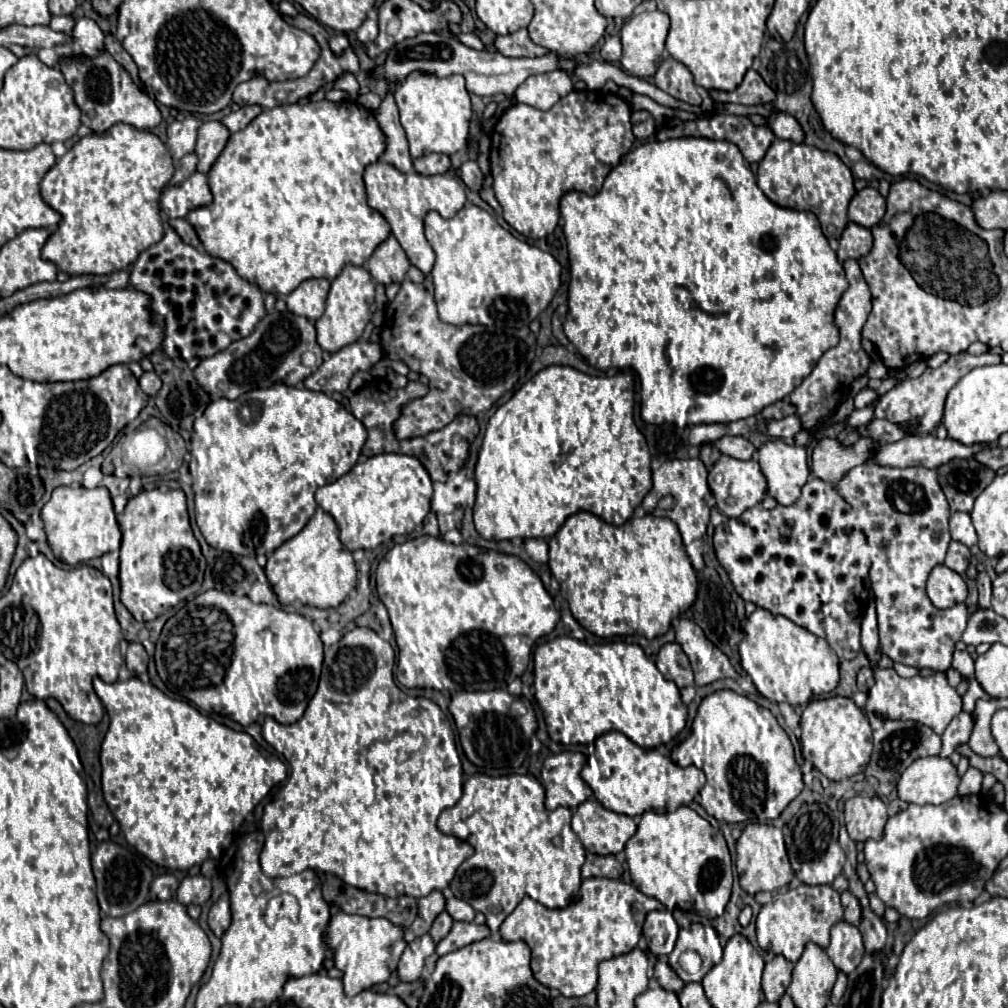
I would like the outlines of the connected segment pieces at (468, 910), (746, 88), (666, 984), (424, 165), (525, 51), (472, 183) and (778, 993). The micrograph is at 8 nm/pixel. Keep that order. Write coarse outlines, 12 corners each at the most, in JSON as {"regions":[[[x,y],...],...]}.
{"regions":[[[457,897],[445,909],[455,921],[473,921],[475,909]],[[753,69],[735,91],[713,89],[717,103],[765,105],[773,89]],[[665,957],[655,965],[655,979],[663,989],[679,993],[685,983],[669,969]],[[429,153],[413,161],[415,171],[431,177],[451,169],[447,155]],[[527,29],[497,35],[505,57],[543,57],[549,53],[529,39]],[[475,161],[461,167],[461,179],[473,191],[481,189],[483,175]],[[781,955],[765,965],[763,993],[777,1003],[789,987],[793,963]]]}

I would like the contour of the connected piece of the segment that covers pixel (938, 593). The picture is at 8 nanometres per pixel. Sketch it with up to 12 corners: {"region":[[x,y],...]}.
{"region":[[937,565],[927,595],[937,609],[965,603],[961,575]]}

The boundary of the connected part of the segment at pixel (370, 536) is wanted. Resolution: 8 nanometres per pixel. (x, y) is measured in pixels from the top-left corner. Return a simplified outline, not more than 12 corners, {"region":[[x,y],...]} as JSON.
{"region":[[369,457],[319,487],[351,553],[411,533],[433,481],[415,457]]}

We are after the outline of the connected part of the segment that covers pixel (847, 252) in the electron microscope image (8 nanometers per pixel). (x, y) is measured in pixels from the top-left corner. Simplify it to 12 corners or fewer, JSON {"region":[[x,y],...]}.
{"region":[[849,223],[839,239],[839,261],[861,259],[873,247],[871,231]]}

